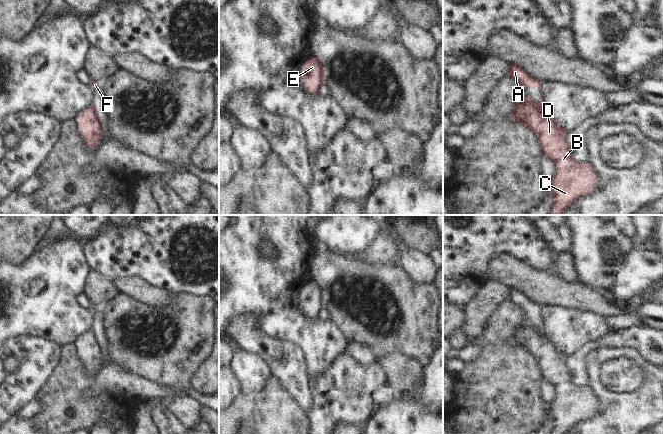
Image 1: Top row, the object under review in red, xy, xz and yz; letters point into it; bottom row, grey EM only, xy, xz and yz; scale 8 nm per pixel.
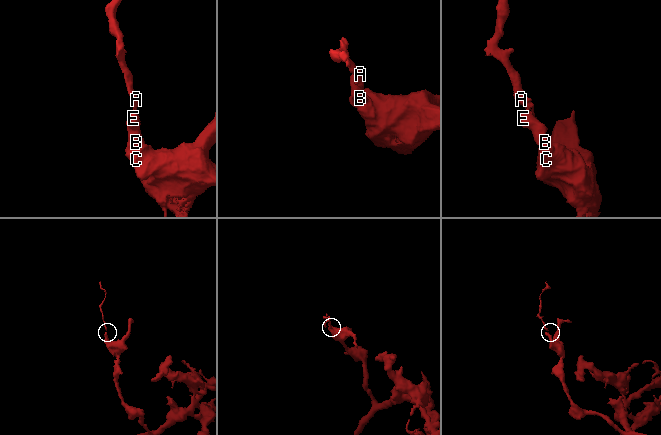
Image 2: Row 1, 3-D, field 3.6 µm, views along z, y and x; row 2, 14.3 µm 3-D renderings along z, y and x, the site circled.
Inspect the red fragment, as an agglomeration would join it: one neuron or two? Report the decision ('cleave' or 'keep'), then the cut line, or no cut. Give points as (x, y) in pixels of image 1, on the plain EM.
cleave; cut yz (538, 331), (548, 339)

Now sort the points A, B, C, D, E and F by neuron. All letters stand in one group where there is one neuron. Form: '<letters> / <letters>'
A F / B C D E

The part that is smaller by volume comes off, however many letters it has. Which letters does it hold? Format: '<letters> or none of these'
A, F

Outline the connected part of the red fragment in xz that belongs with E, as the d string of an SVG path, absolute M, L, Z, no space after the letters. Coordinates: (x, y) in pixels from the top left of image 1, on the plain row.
M312 280L302 290L302 304L304 310L310 318L317 318L324 308L324 290L314 280Z

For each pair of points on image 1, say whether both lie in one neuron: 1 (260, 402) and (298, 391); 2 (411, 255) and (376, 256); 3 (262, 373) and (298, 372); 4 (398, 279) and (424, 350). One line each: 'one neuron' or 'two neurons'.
1: two neurons
2: two neurons
3: two neurons
4: one neuron

